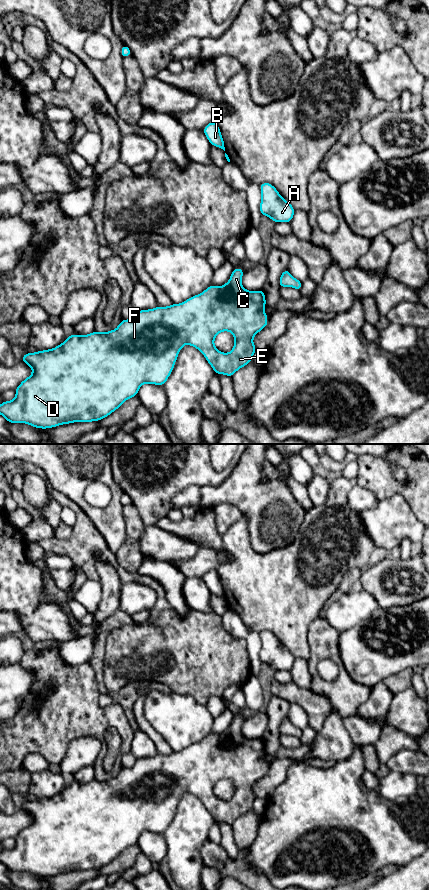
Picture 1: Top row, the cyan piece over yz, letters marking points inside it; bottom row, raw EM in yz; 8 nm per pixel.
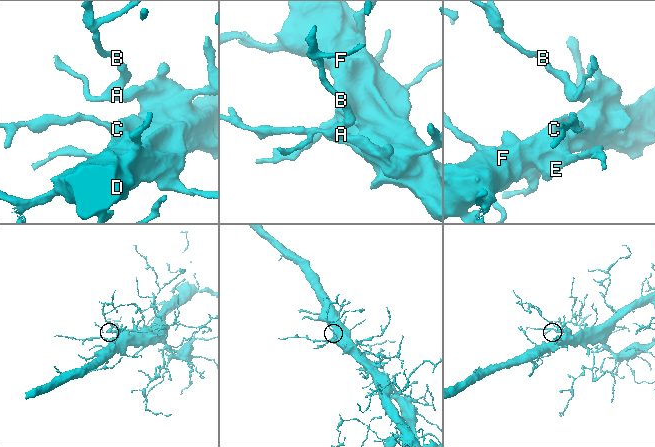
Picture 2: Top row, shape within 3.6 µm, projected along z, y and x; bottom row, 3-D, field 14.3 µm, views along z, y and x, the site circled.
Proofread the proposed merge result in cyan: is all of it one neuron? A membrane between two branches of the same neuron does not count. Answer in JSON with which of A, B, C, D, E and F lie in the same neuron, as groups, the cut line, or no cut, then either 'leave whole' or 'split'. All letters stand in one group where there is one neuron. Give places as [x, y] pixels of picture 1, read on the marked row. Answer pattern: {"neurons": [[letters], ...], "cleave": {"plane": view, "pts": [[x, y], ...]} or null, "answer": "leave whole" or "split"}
{"neurons": [["A", "B", "C", "D", "E", "F"]], "cleave": null, "answer": "leave whole"}

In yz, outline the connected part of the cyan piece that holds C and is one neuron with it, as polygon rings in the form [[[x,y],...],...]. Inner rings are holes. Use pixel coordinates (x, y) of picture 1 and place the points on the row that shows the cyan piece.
[[[234,268],[229,281],[226,284],[220,287],[210,285],[202,293],[192,296],[191,298],[185,300],[180,304],[172,303],[168,307],[157,306],[154,309],[136,311],[136,314],[132,319],[122,319],[115,330],[103,333],[94,331],[91,334],[83,336],[80,336],[78,334],[71,334],[68,338],[66,338],[66,340],[62,344],[56,346],[53,349],[37,351],[34,353],[25,353],[20,361],[25,362],[28,366],[30,366],[33,370],[33,373],[28,378],[24,379],[20,383],[20,385],[15,389],[16,396],[12,401],[4,401],[0,404],[0,415],[2,415],[9,423],[26,423],[32,427],[40,429],[53,428],[62,424],[70,424],[74,422],[100,421],[101,419],[109,416],[112,412],[117,410],[126,400],[132,397],[136,397],[138,395],[139,388],[143,384],[149,383],[158,386],[163,386],[165,382],[168,380],[170,373],[173,371],[179,351],[185,344],[191,345],[198,349],[204,355],[210,366],[213,368],[215,374],[223,374],[232,377],[236,371],[238,371],[240,368],[246,366],[252,361],[253,355],[257,350],[257,348],[253,344],[253,337],[258,332],[263,330],[268,324],[268,317],[264,311],[266,306],[265,292],[263,290],[247,291],[245,288],[243,288],[243,273],[243,268]],[[222,331],[231,332],[235,340],[234,347],[232,351],[229,353],[220,352],[214,346],[215,337]]]

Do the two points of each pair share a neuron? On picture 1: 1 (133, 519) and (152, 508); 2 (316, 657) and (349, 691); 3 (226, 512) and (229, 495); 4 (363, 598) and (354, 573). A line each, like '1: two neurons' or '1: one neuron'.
1: two neurons
2: one neuron
3: two neurons
4: two neurons

